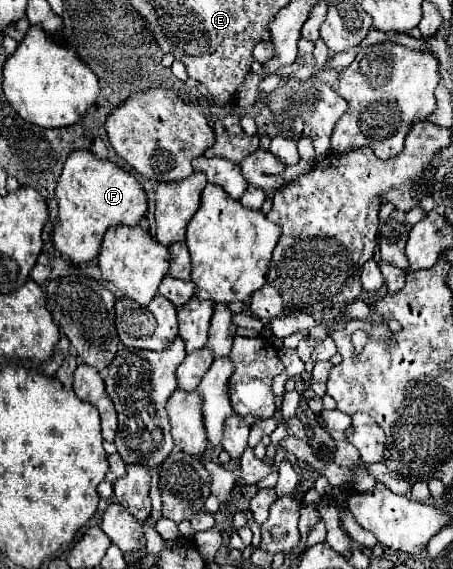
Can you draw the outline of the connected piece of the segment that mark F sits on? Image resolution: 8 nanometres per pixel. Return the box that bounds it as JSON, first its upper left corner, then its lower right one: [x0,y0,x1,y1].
[52,149,148,263]

